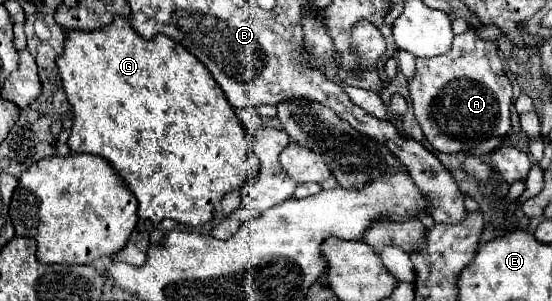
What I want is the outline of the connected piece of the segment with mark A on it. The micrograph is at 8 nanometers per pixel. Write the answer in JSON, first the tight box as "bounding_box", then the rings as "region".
{"bounding_box":[409,27,511,153],"region":[[[469,27],[463,35],[455,35],[451,49],[439,57],[417,59],[417,73],[409,83],[409,95],[413,101],[415,117],[437,151],[459,153],[467,151],[491,137],[503,137],[509,133],[509,109],[511,109],[511,81],[503,71],[497,41],[481,39],[475,27]]]}

